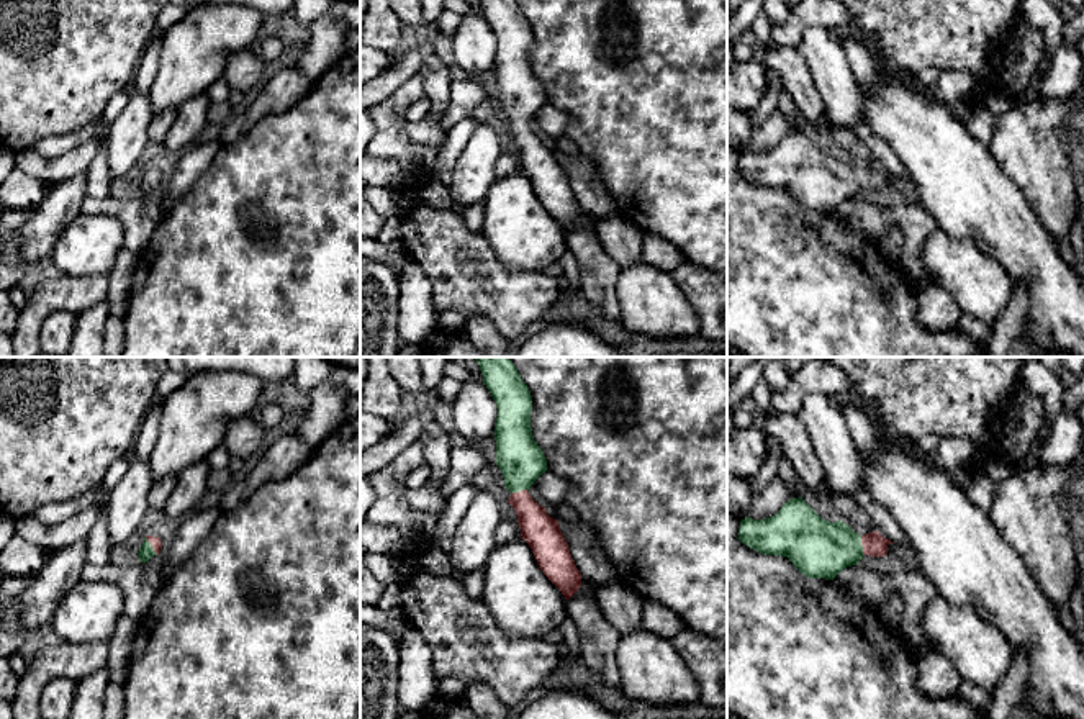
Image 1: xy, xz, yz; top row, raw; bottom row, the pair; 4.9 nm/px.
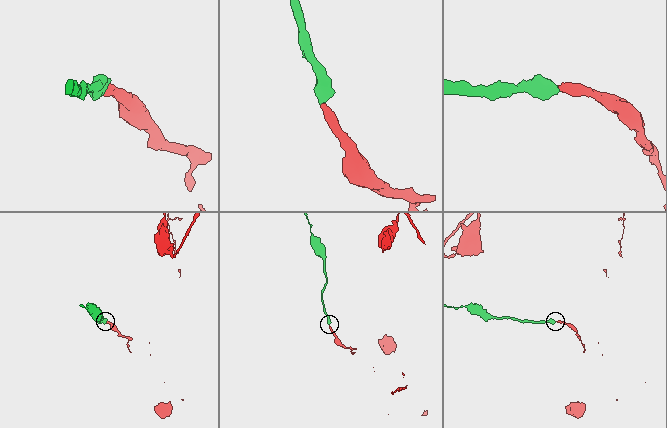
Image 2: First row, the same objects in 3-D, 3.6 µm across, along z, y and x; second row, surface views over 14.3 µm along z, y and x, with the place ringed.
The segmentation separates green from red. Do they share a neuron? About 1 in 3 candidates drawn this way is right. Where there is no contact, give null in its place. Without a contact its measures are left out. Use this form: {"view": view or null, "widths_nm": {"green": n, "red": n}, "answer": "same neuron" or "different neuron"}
{"view": "xy", "widths_nm": {"green": 70, "red": 50}, "answer": "same neuron"}

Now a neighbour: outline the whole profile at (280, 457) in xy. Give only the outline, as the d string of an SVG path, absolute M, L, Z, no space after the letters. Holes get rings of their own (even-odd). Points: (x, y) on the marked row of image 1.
M295 423L287 424L275 441L265 444L246 480L239 486L224 490L219 506L223 509L237 508L264 483L291 475L313 450L305 437L295 431Z

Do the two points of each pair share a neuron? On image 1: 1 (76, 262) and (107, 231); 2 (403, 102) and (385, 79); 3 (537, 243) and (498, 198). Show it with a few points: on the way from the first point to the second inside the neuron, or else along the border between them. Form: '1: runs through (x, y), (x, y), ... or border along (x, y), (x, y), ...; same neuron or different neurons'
1: runs through (84, 254), (99, 239); same neuron
2: border along (420, 71), (377, 105); different neurons
3: runs through (526, 231), (510, 210); same neuron

